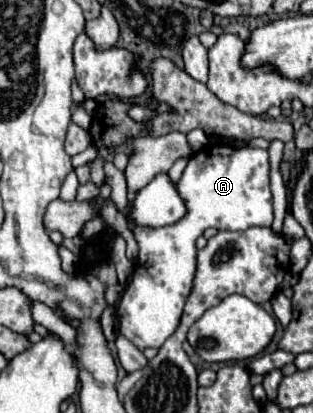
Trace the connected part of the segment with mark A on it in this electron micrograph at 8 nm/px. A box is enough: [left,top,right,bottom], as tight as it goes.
[117,145,273,349]

